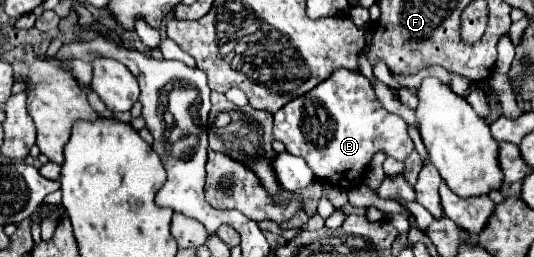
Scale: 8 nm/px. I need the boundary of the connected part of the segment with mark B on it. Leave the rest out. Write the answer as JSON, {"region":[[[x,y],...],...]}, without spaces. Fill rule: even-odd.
{"region":[[[335,70],[311,92],[279,108],[273,136],[285,144],[287,152],[305,158],[319,180],[329,180],[329,184],[345,190],[357,186],[365,176],[375,152],[385,150],[403,162],[413,150],[405,120],[379,104],[369,80],[359,70]]]}

